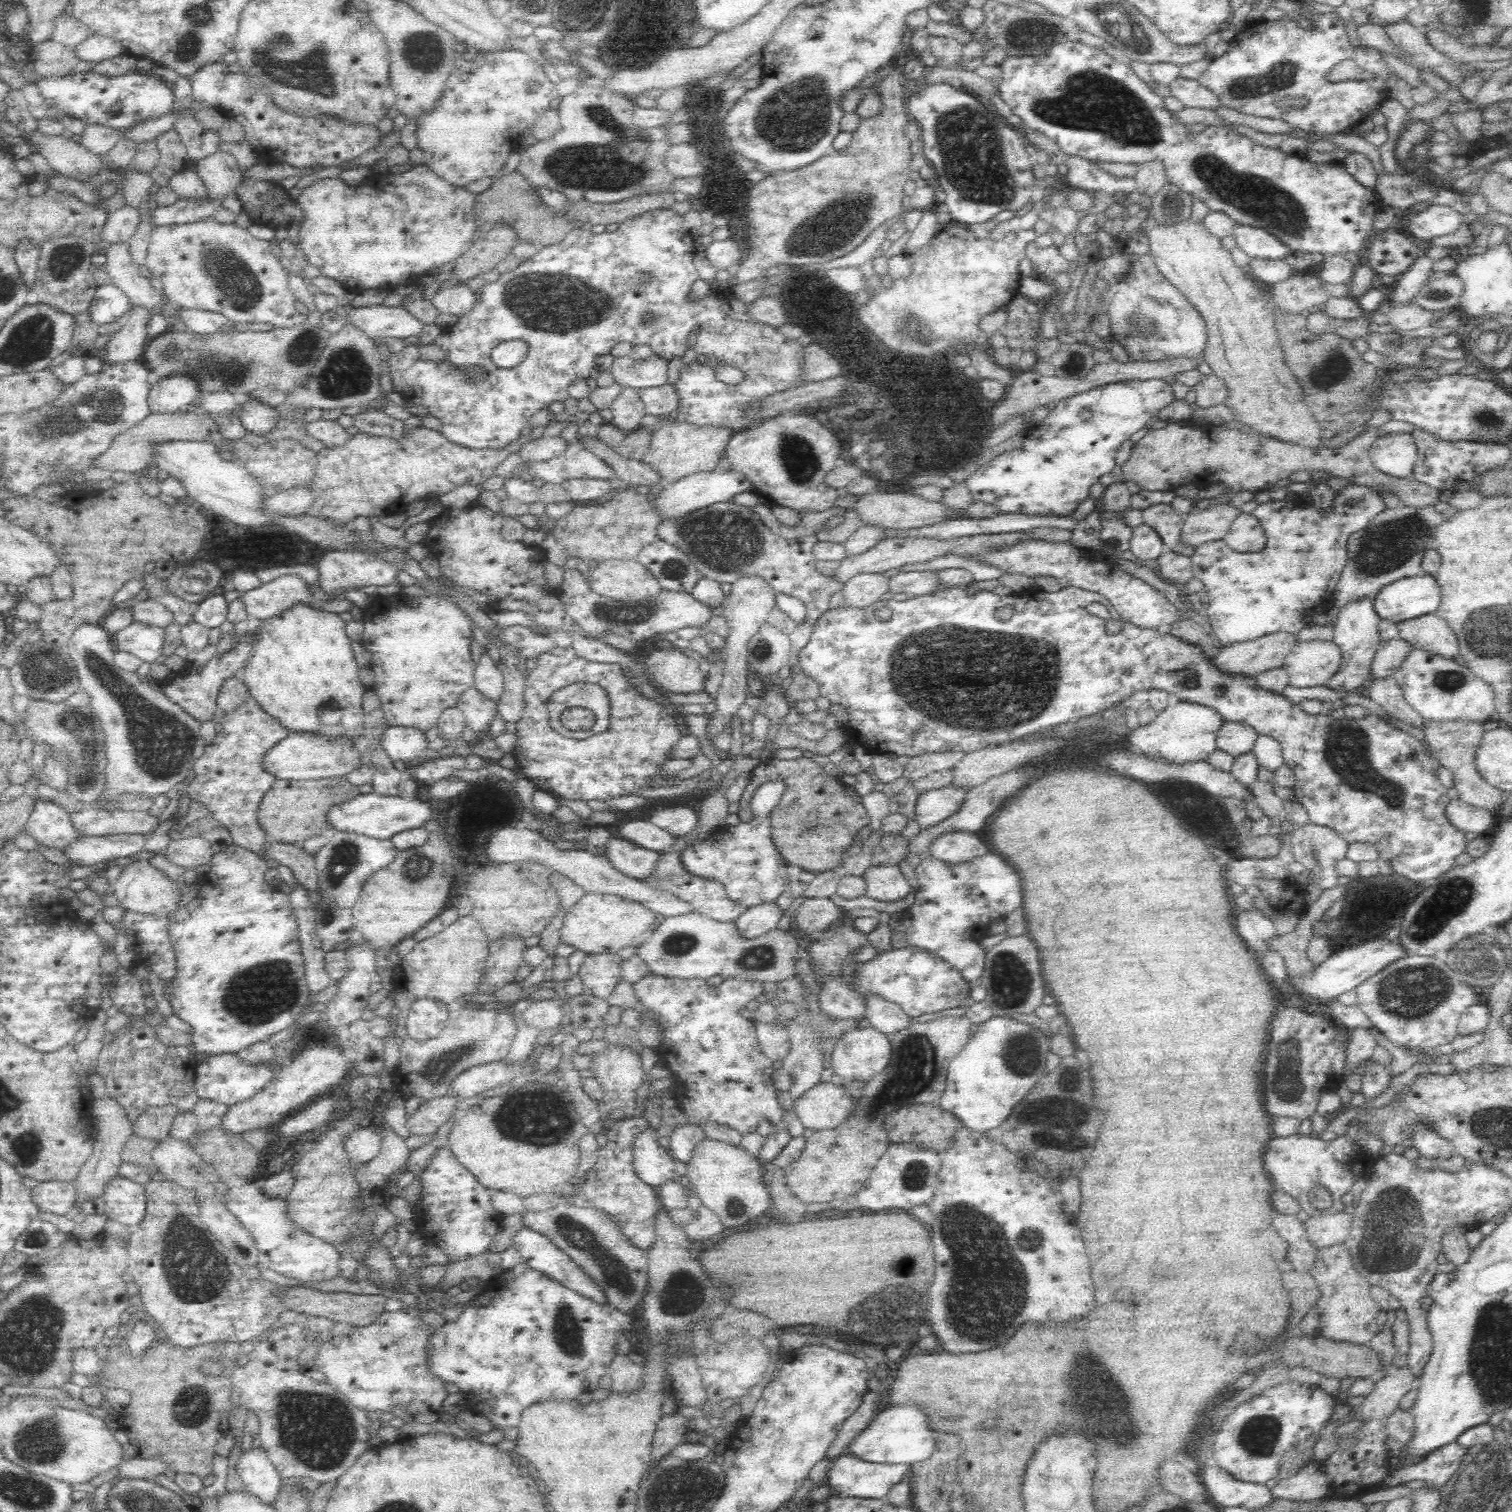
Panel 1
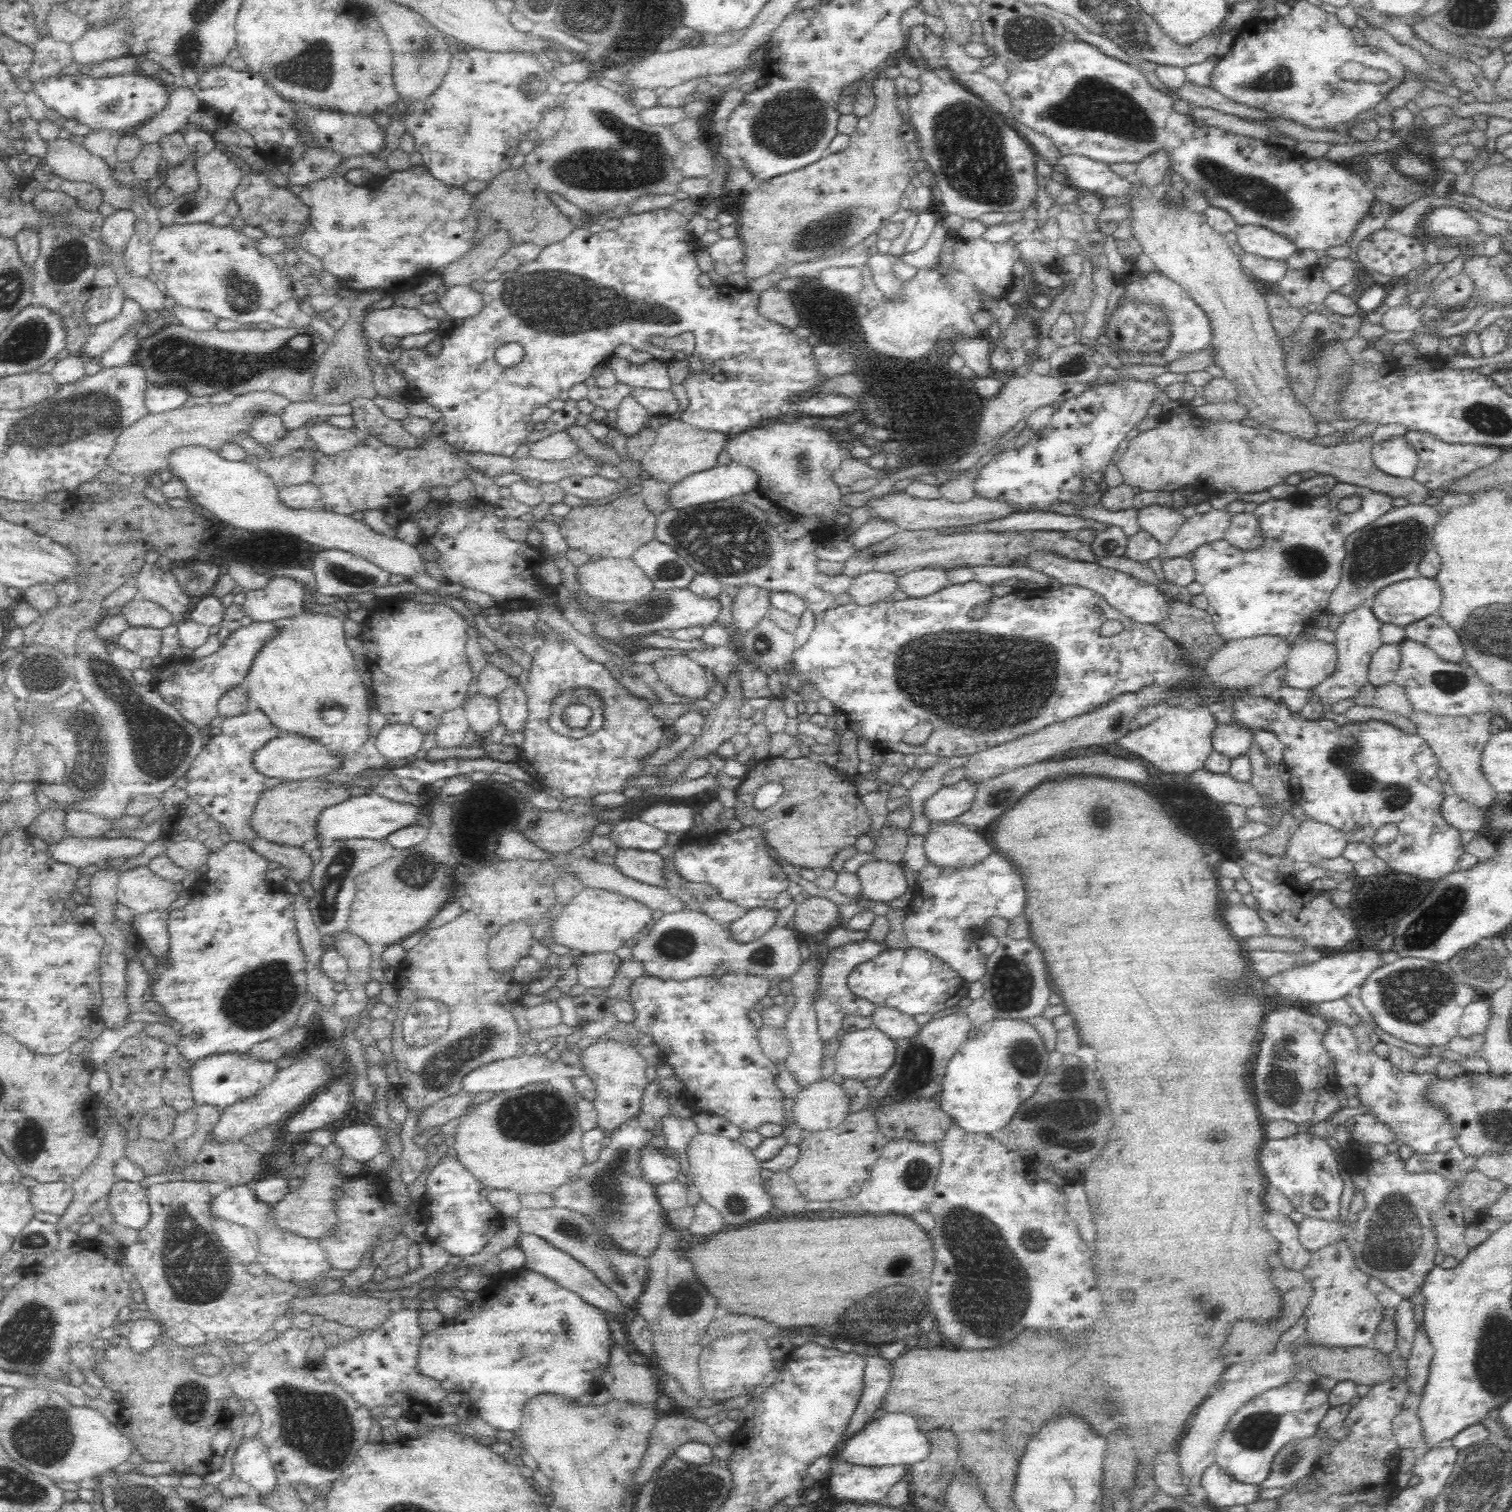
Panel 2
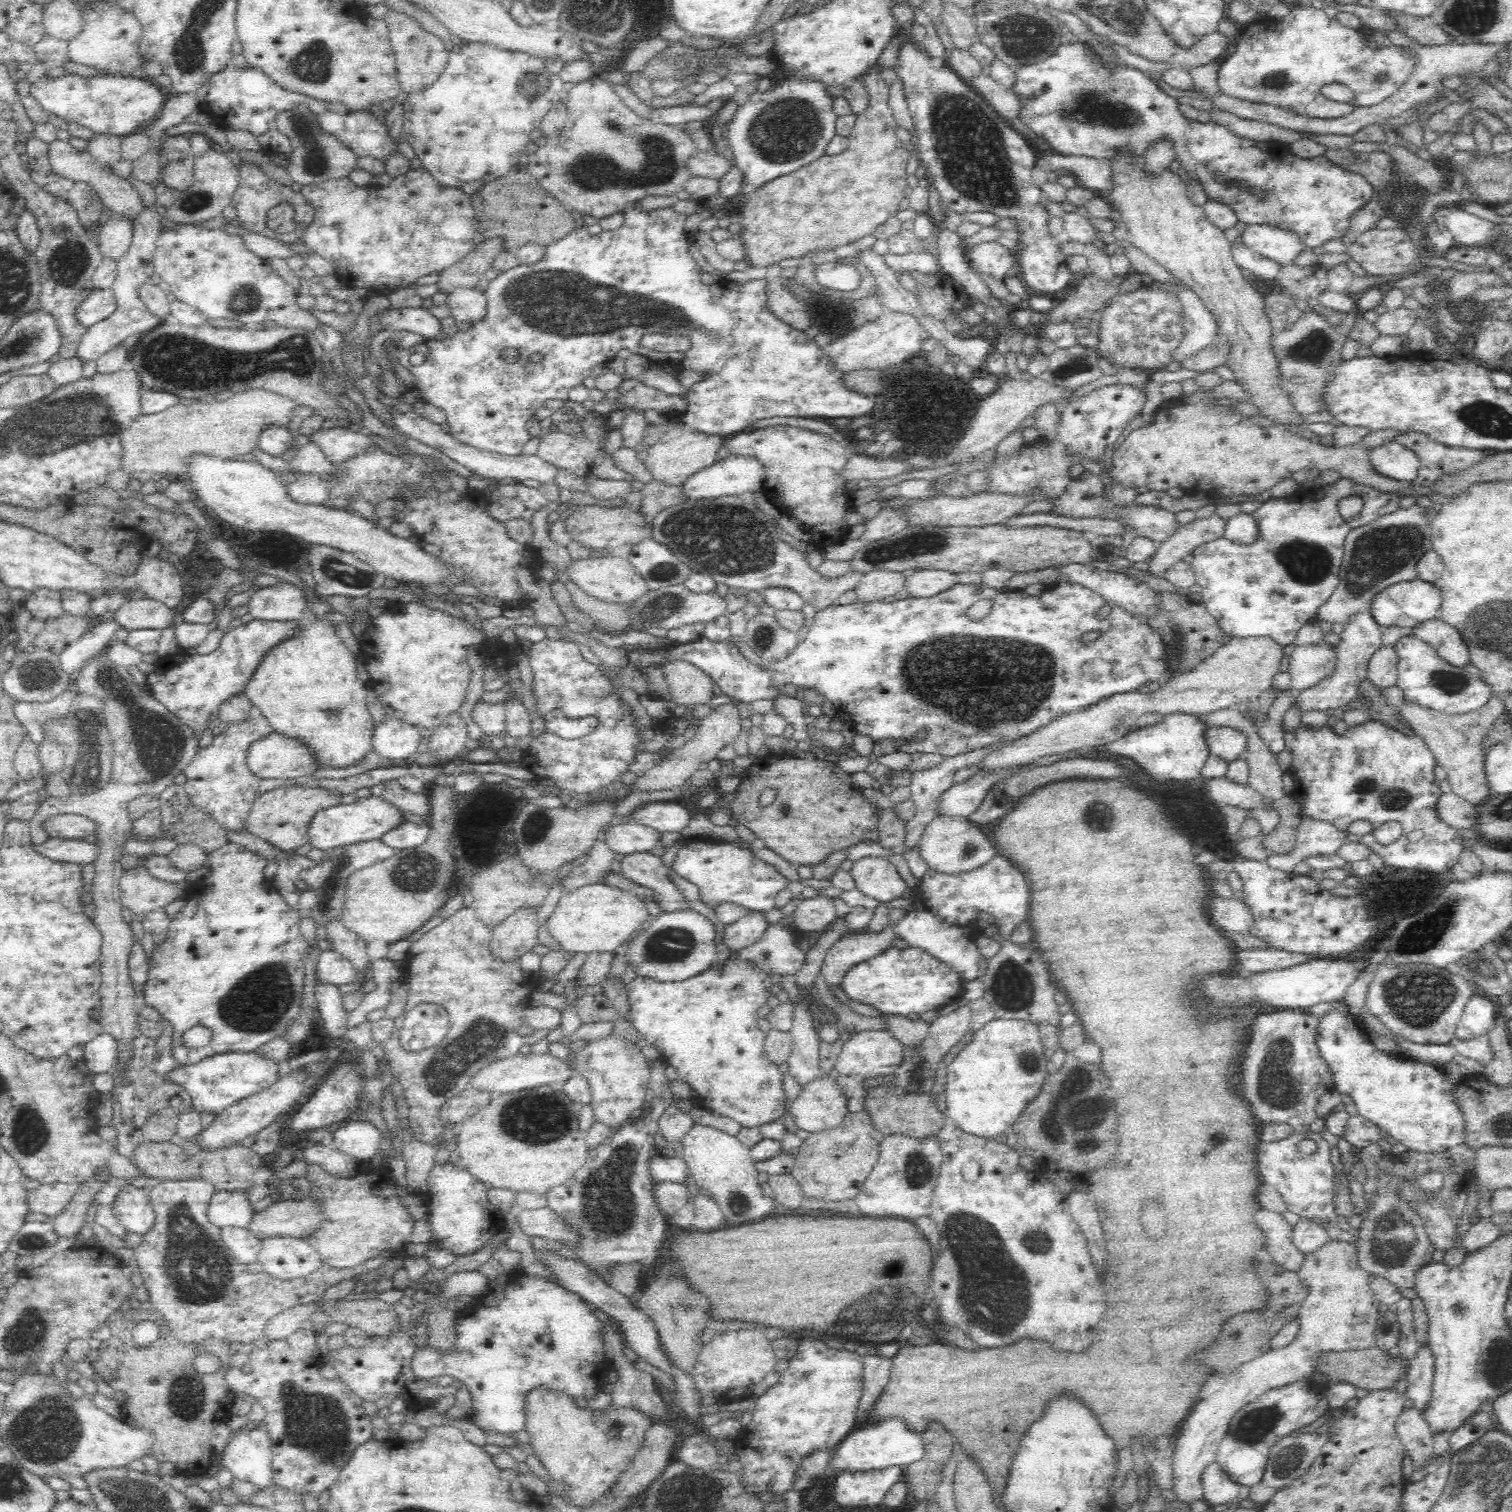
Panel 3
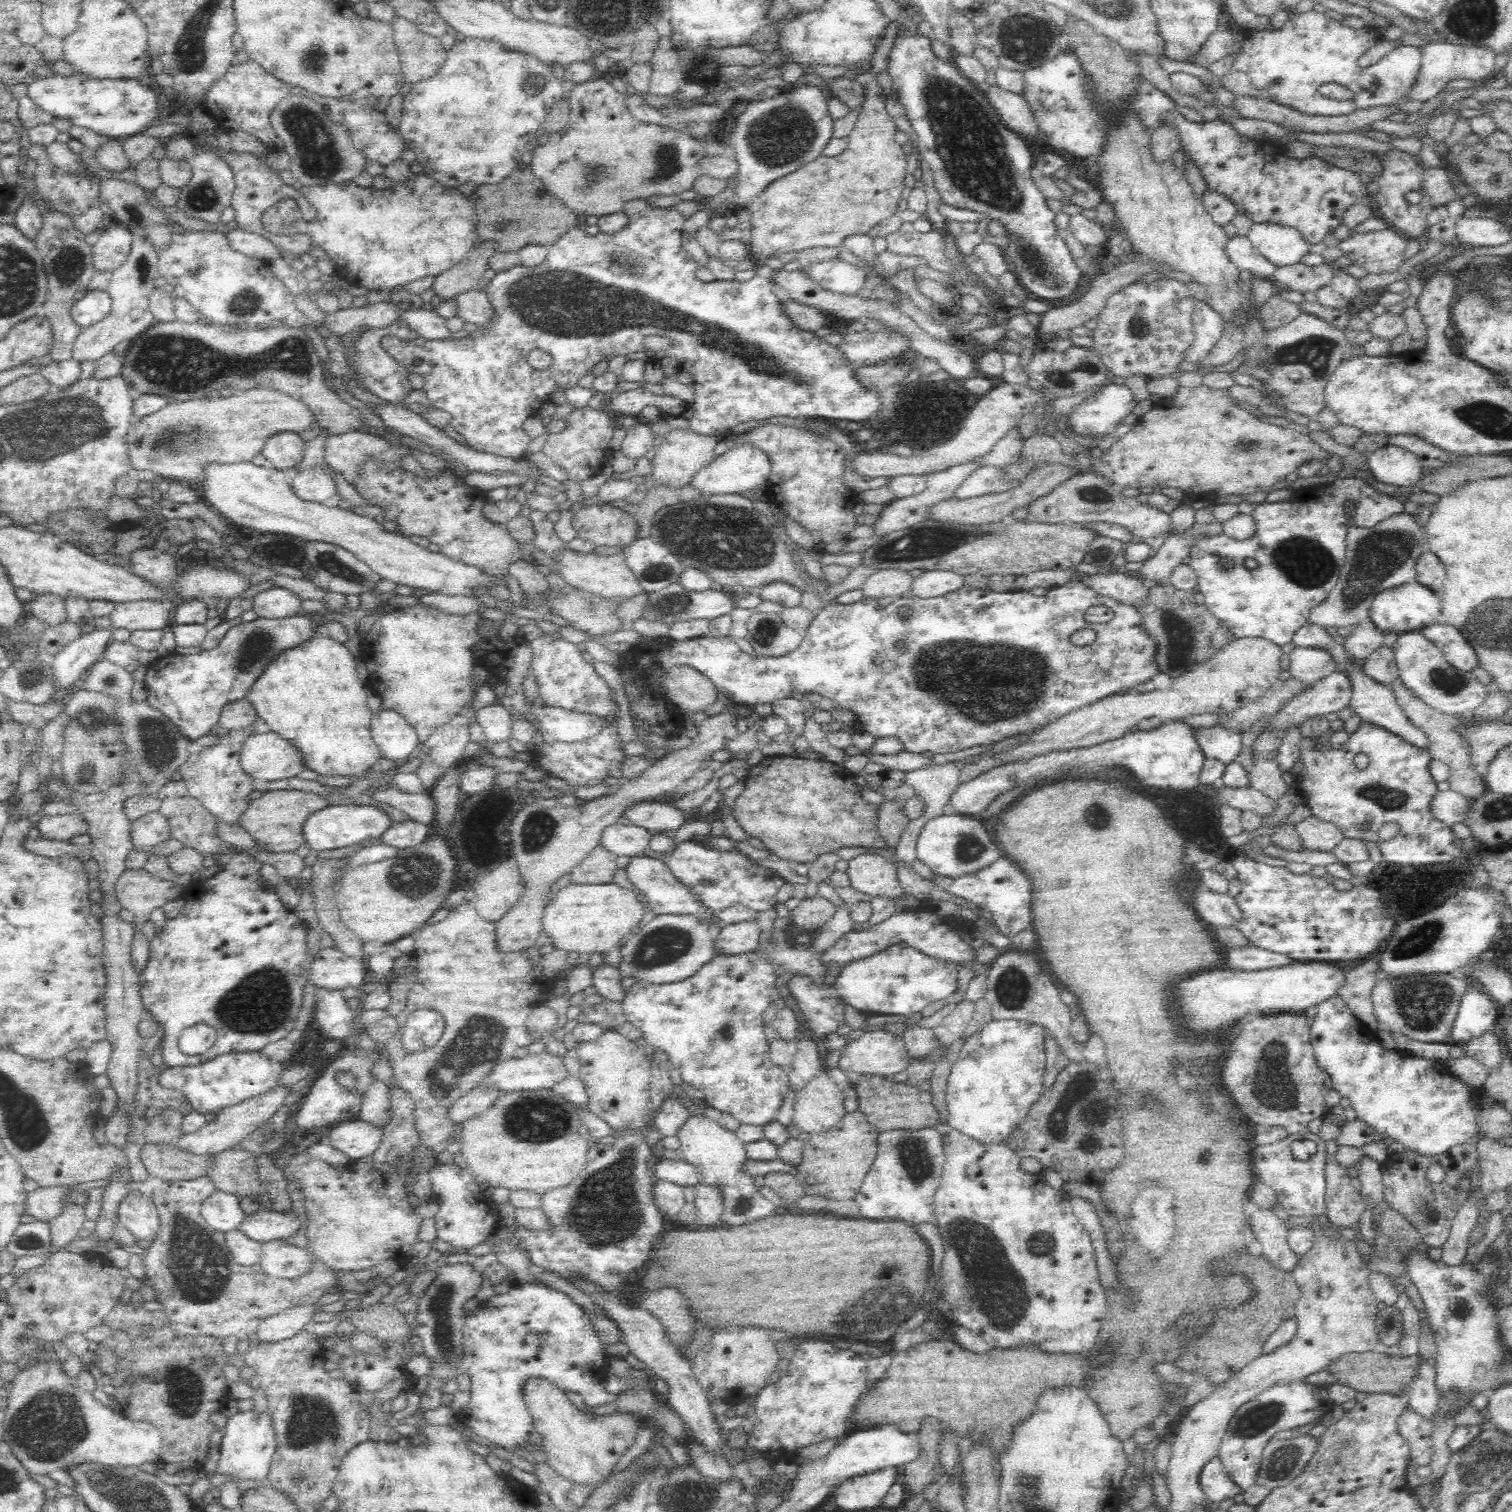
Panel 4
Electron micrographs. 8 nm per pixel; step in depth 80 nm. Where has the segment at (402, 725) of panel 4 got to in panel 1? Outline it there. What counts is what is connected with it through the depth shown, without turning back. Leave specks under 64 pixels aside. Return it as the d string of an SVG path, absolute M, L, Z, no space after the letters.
M388 727L382 738L384 753L388 754L392 761L403 762L409 767L423 761L424 752L428 748L425 734L412 727Z

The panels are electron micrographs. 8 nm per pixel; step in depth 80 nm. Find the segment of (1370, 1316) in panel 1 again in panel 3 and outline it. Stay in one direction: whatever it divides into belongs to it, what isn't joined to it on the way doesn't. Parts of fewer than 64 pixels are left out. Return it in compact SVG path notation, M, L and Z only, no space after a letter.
M1328 1242L1315 1252L1306 1254L1306 1260L1302 1268L1298 1270L1298 1277L1304 1280L1310 1294L1300 1310L1300 1334L1288 1346L1270 1350L1267 1354L1250 1362L1242 1364L1237 1371L1236 1380L1228 1380L1222 1384L1222 1390L1212 1394L1206 1400L1201 1399L1193 1406L1191 1413L1182 1424L1182 1432L1176 1440L1173 1456L1174 1486L1173 1491L1178 1501L1189 1503L1193 1500L1203 1499L1203 1486L1201 1485L1202 1473L1210 1463L1216 1460L1219 1444L1228 1432L1232 1417L1242 1410L1243 1406L1250 1404L1255 1398L1268 1390L1286 1386L1296 1380L1304 1379L1310 1372L1315 1372L1317 1359L1322 1352L1339 1352L1363 1350L1374 1347L1376 1322L1381 1312L1378 1311L1380 1304L1376 1301L1374 1293L1369 1286L1371 1274L1360 1269L1357 1262L1357 1251L1353 1242Z

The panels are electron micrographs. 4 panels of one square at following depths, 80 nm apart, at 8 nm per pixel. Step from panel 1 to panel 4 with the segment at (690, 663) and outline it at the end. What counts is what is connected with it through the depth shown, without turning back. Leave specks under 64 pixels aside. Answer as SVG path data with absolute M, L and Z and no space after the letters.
M685 664L666 670L664 681L667 700L686 717L706 710L718 698L715 684L705 674Z

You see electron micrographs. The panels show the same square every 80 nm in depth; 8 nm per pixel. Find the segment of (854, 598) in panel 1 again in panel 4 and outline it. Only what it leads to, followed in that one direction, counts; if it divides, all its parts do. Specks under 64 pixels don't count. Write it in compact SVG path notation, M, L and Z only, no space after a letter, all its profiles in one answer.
M898 569L875 570L860 586L862 599L877 599L881 602L902 597L910 591L912 576L908 571Z

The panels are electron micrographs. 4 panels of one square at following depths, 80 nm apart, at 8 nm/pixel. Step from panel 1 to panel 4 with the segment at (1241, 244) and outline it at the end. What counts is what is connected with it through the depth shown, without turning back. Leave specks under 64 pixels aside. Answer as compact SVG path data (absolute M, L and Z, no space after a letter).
M1254 223L1246 237L1277 268L1299 263L1310 249L1298 230L1279 224Z

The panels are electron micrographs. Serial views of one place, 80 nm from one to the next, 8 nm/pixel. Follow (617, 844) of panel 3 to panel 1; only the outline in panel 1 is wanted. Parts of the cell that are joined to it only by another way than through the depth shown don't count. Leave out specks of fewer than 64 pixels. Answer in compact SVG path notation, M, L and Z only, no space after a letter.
M632 820L632 822L624 823L619 835L639 844L642 848L653 850L659 854L670 850L677 839L667 830L652 822L646 822L646 820Z

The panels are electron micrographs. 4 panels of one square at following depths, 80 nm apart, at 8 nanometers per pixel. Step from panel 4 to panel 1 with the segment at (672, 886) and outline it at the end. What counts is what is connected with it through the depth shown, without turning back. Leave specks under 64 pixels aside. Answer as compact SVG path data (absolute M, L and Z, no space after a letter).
M619 832L610 836L604 848L604 856L618 872L638 881L651 874L659 856L659 853L620 836Z

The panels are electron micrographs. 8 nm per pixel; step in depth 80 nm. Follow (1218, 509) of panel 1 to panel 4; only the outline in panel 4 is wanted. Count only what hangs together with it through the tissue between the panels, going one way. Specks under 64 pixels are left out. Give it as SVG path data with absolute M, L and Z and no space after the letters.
M1216 519L1212 522L1195 522L1188 529L1171 533L1165 538L1162 547L1154 557L1143 562L1139 570L1148 580L1166 581L1174 567L1191 554L1194 544L1200 539L1223 533L1223 523Z

